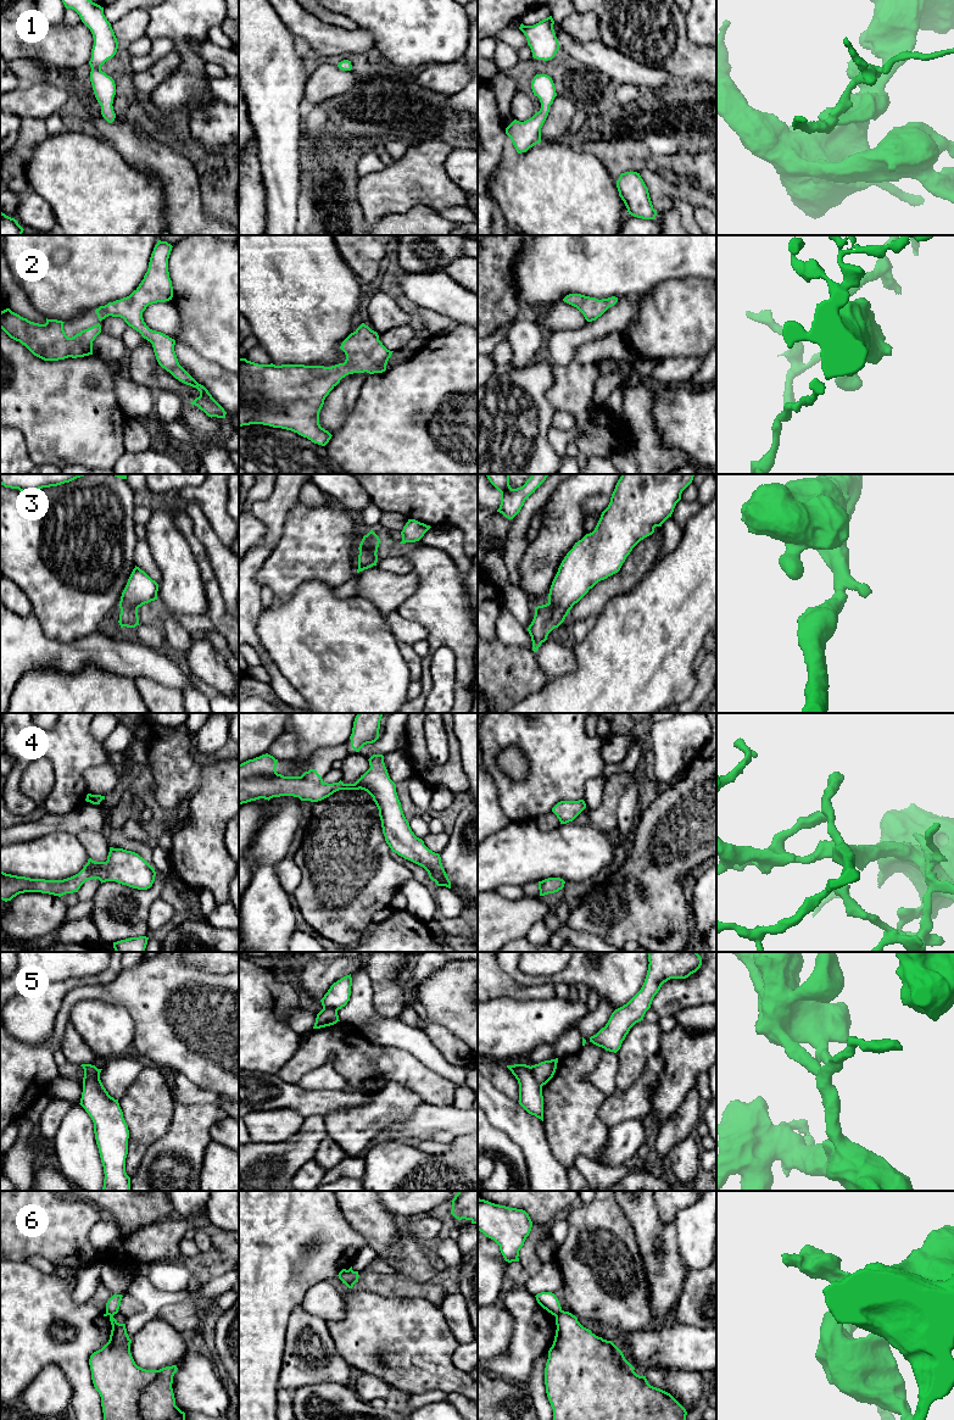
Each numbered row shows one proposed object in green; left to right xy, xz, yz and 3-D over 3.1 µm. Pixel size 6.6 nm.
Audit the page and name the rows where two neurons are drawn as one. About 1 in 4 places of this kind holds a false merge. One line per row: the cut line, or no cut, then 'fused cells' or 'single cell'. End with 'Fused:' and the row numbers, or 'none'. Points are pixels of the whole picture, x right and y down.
1: no cut; single cell
2: no cut; single cell
3: no cut; single cell
4: no cut; single cell
5: cut in xy along (98, 1069), (98, 1074), (94, 1078), (83, 1081); fused cells
6: cut in yz along (562, 1310), (554, 1315); fused cells
Fused: 5, 6

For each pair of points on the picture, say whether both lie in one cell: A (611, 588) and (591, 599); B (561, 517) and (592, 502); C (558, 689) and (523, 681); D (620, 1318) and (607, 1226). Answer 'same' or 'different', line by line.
A: same
B: same
C: different
D: same

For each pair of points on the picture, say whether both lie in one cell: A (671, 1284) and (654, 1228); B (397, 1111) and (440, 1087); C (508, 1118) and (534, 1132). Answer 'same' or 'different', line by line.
A: same
B: different
C: same

